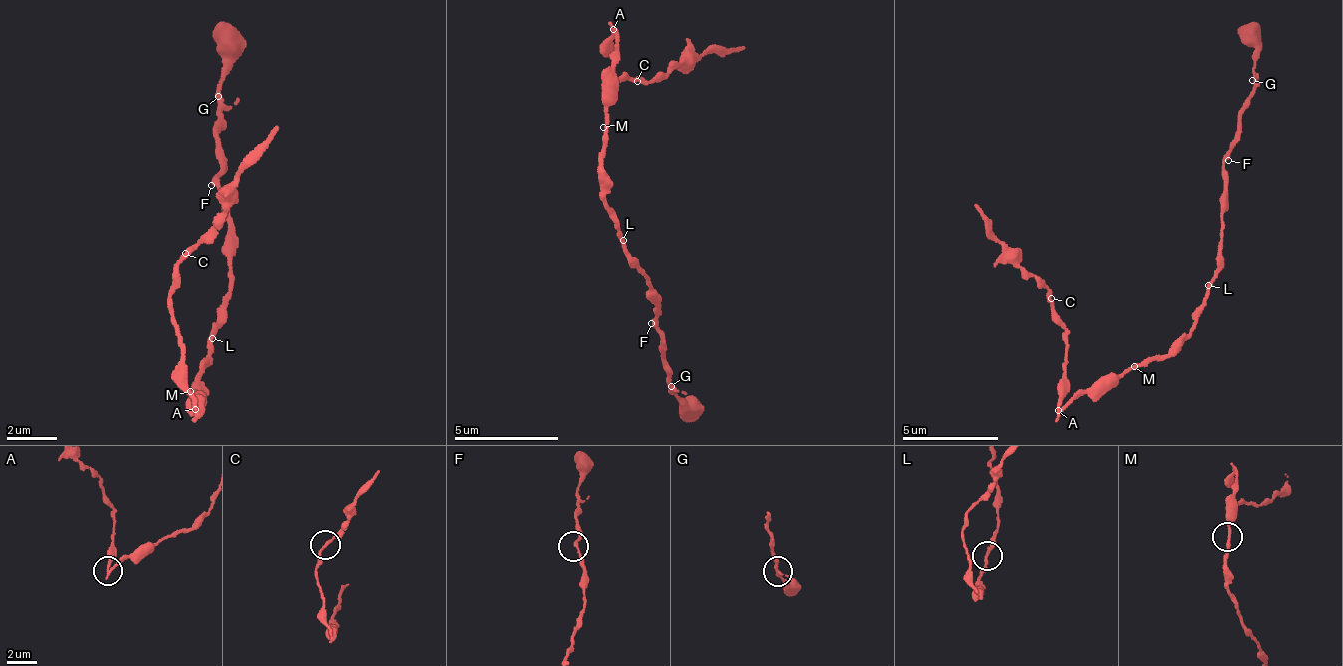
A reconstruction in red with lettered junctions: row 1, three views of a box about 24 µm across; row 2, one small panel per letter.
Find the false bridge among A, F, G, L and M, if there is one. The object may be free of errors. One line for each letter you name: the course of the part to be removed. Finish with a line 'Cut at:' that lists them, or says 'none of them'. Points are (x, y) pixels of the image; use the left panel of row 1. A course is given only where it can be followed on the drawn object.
A: (194, 411), (170, 289), (245, 163), (279, 126)
Cut at: A

